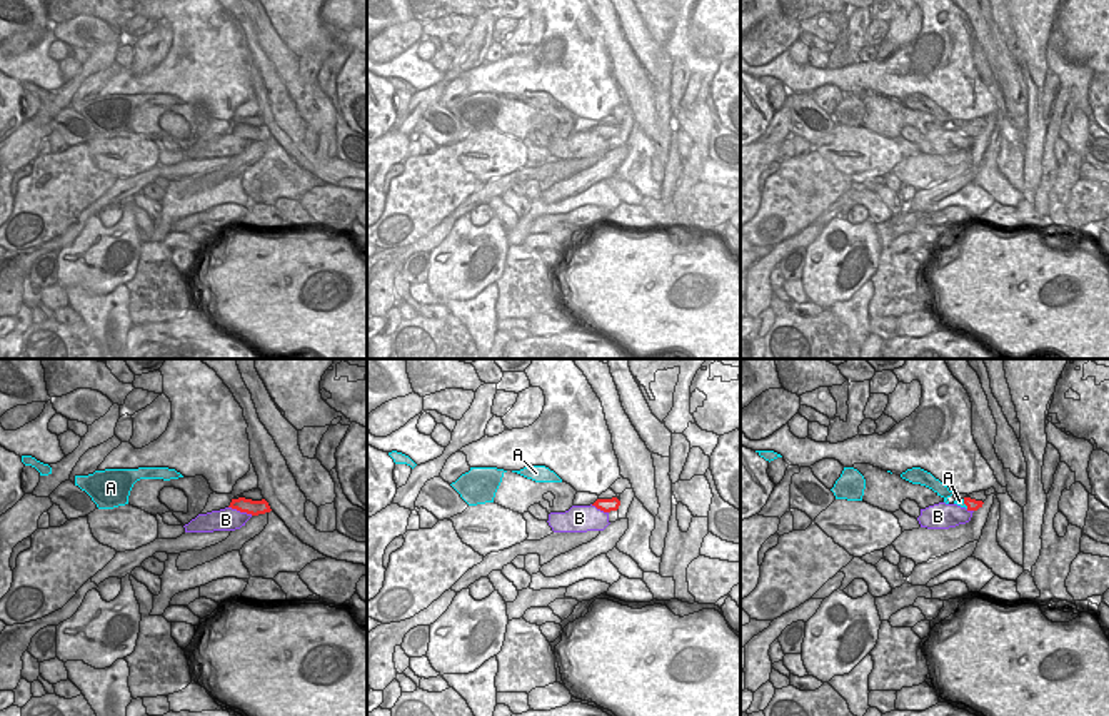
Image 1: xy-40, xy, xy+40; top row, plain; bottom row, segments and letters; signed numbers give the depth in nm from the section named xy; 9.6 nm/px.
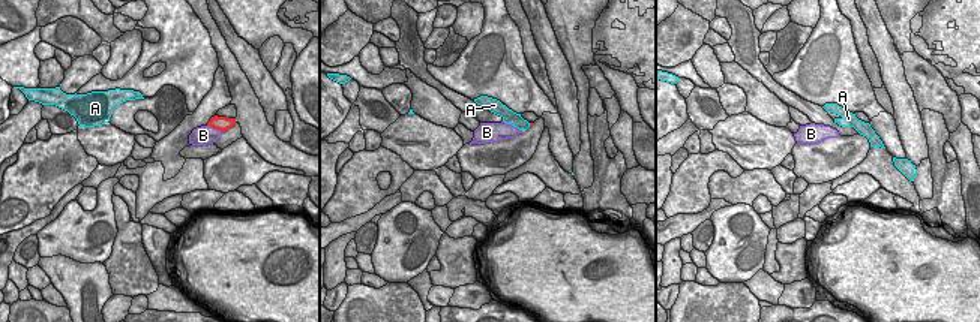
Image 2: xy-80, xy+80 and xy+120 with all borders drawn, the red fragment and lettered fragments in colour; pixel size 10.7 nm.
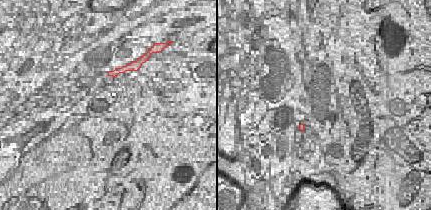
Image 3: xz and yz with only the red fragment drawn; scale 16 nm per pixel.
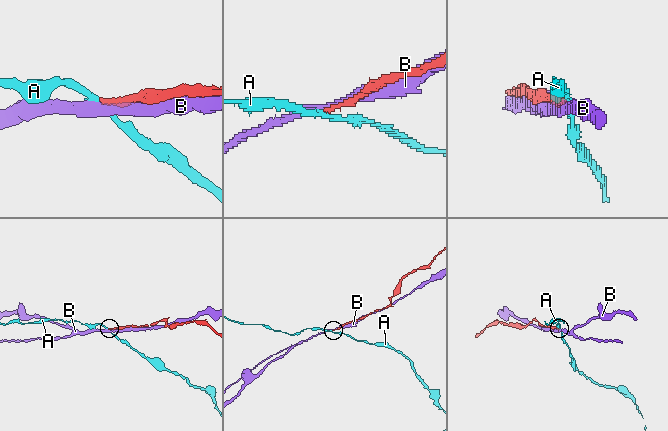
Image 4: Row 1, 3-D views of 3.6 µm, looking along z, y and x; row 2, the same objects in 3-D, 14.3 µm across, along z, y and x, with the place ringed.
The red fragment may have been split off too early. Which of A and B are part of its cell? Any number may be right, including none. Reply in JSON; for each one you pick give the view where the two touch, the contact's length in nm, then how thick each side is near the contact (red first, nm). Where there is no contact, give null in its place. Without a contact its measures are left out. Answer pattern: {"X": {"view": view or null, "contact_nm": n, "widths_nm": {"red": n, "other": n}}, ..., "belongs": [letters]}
{"belongs": []}

